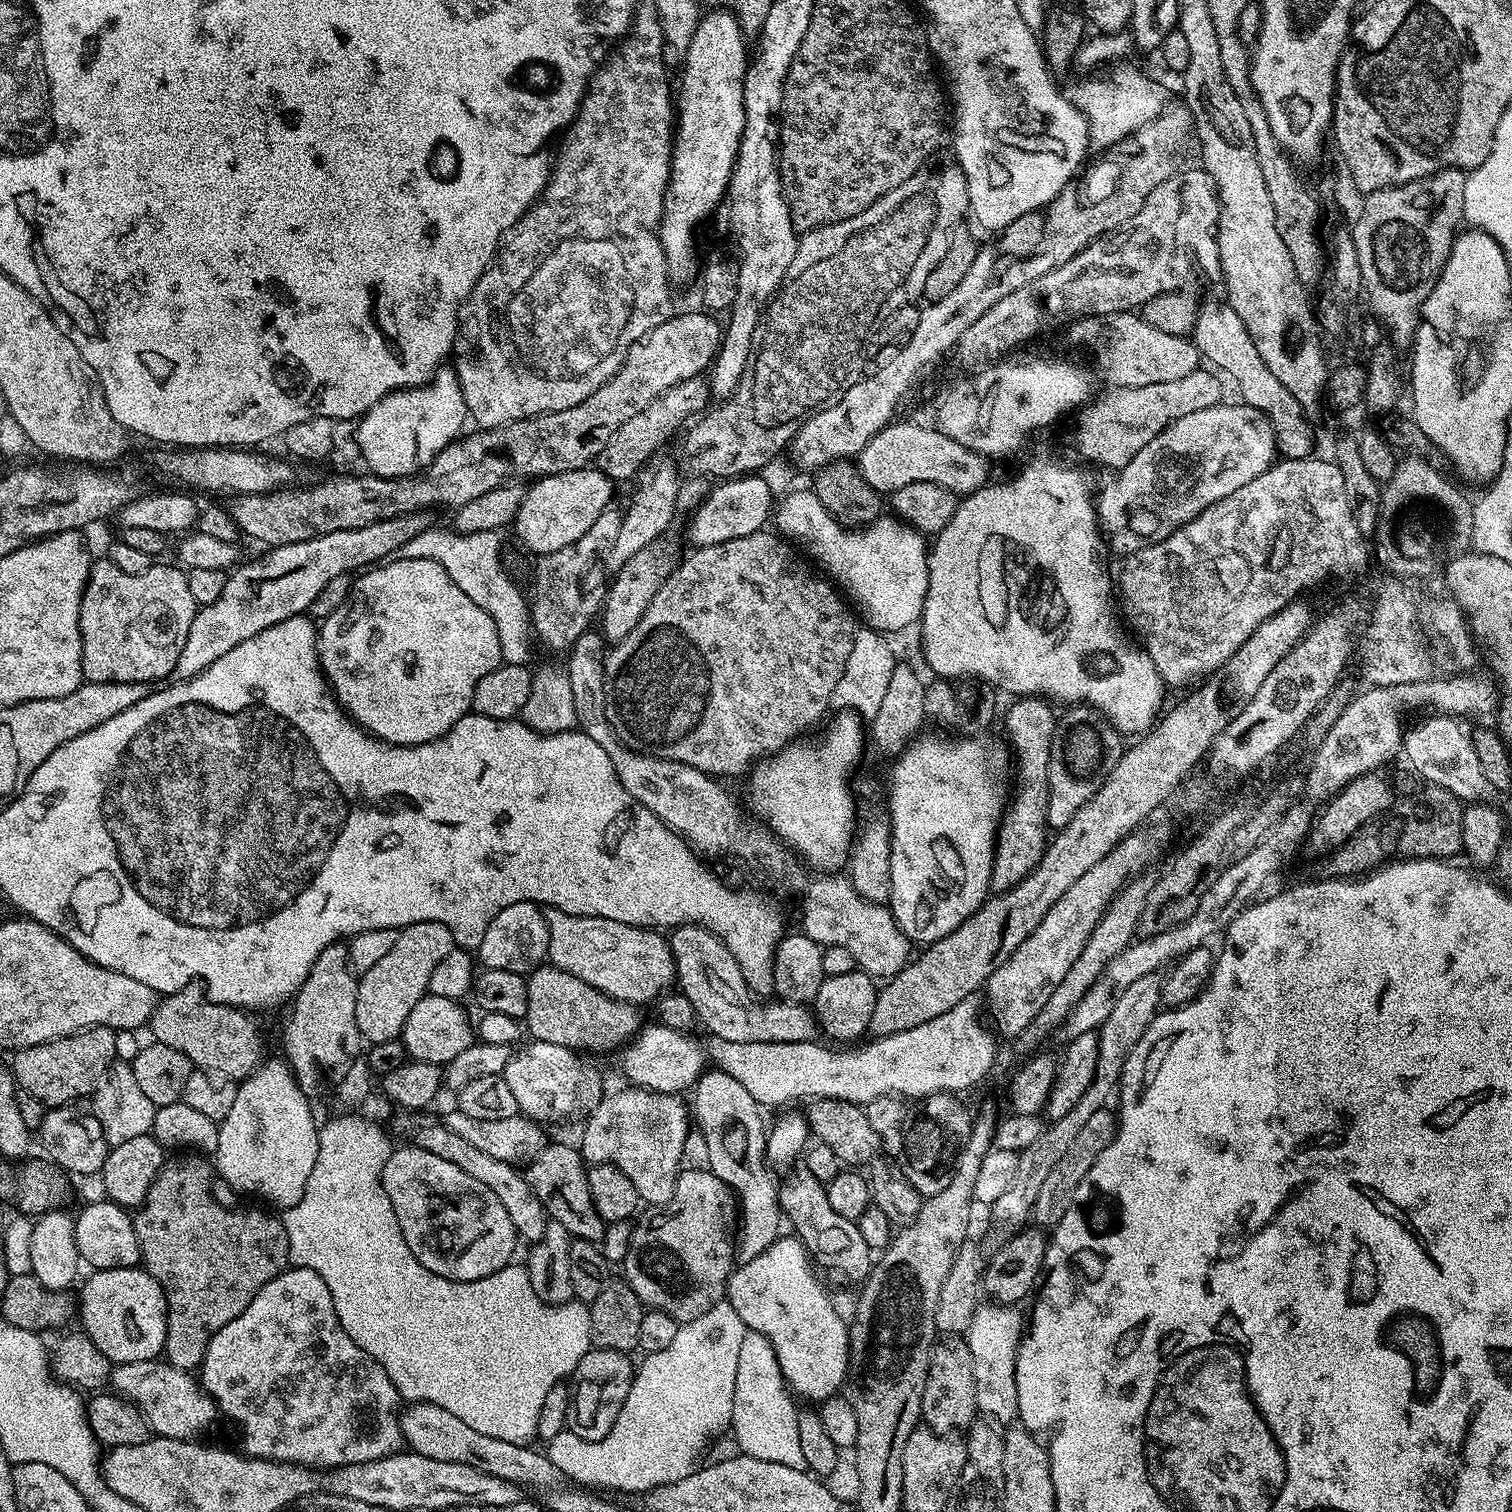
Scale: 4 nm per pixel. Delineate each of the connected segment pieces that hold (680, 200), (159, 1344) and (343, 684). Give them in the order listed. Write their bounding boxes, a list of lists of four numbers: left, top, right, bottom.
[[658,10,750,281],[78,1267,168,1365],[316,558,502,746]]

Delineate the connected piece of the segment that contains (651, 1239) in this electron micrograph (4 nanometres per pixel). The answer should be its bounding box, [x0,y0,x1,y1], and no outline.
[622,1167,738,1325]

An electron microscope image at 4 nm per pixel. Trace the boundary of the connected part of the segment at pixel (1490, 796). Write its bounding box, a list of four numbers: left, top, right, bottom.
[1403,714,1498,802]

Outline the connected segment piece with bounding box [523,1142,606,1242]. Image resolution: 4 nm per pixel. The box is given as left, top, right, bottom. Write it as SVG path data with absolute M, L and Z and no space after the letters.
M549 1143L529 1161L523 1174L538 1202L544 1207L548 1220L558 1222L558 1226L566 1226L569 1237L593 1242L603 1241L606 1225L598 1210L594 1210L594 1202L590 1198L588 1168L584 1157L573 1145L571 1148L568 1144Z

